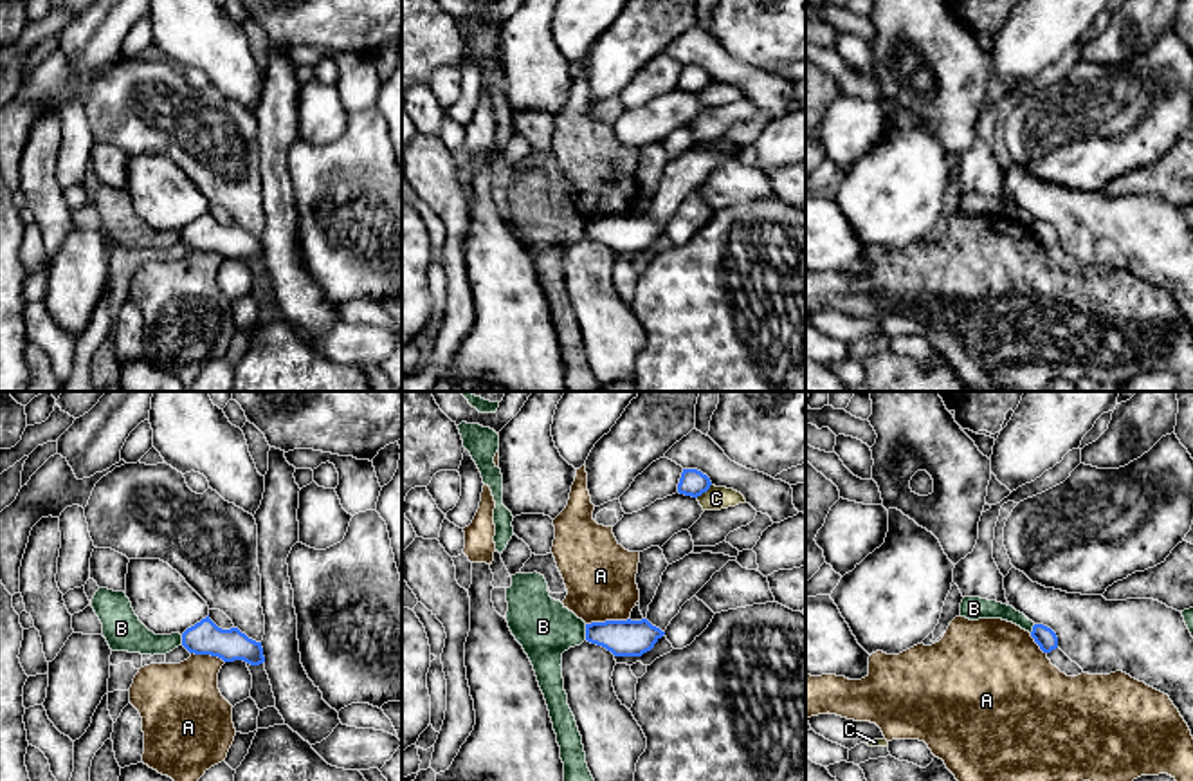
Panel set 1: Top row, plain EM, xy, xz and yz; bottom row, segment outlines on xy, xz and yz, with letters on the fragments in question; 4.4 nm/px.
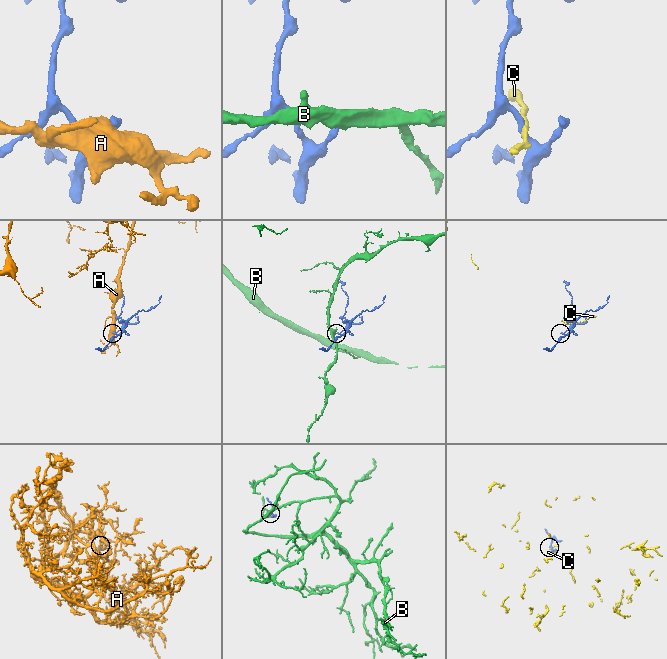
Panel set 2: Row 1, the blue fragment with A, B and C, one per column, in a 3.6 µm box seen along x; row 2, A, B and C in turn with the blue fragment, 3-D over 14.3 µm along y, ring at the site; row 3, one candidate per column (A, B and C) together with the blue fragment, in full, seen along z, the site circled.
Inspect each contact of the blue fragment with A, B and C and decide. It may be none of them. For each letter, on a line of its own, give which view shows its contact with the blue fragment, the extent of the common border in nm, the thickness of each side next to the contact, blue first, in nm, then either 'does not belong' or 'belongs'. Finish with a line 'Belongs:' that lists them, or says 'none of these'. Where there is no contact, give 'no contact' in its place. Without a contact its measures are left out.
A: contact in xz; length 190 nm; calibres 160 and 320 nm; does not belong
B: contact in xz; length 70 nm; calibres 160 and 260 nm; does not belong
C: contact in xz; length 90 nm; calibres 120 and 110 nm; does not belong
Belongs: none of these

